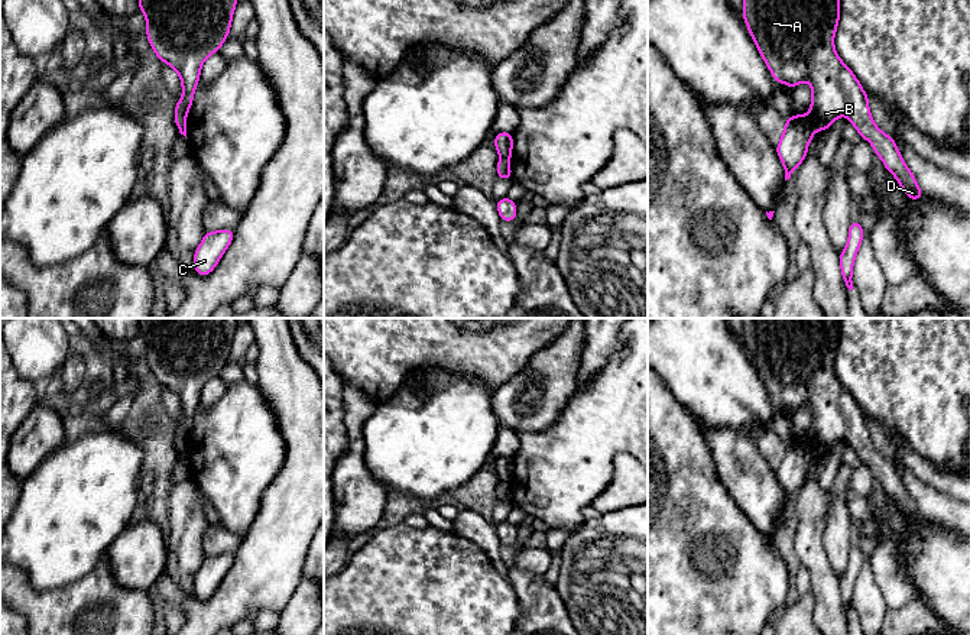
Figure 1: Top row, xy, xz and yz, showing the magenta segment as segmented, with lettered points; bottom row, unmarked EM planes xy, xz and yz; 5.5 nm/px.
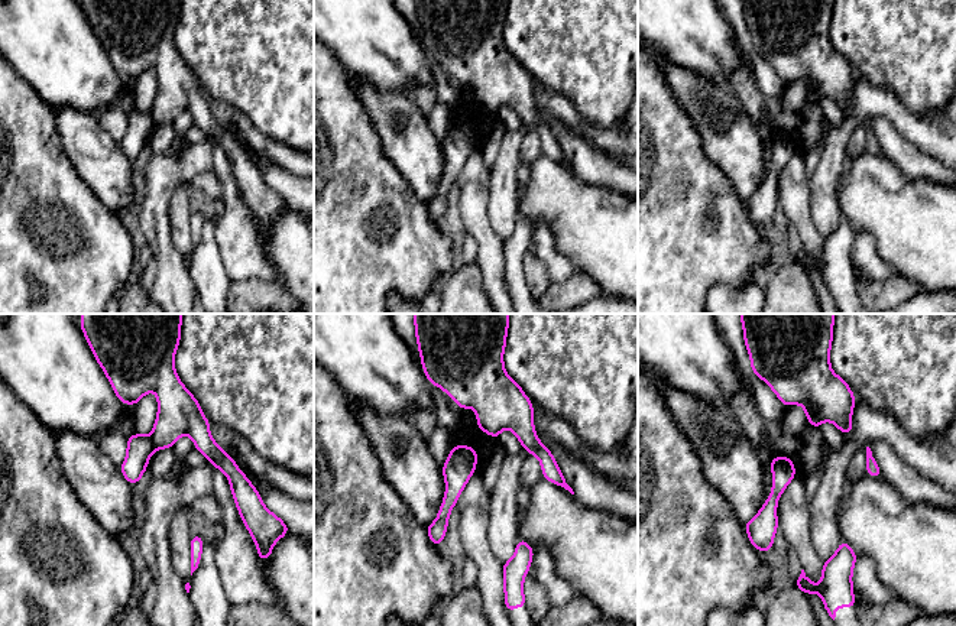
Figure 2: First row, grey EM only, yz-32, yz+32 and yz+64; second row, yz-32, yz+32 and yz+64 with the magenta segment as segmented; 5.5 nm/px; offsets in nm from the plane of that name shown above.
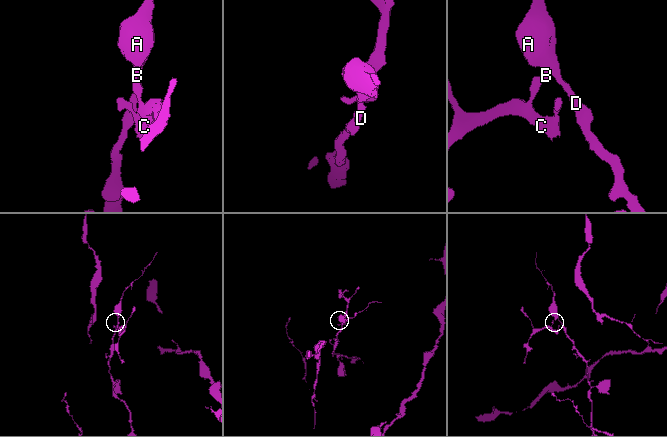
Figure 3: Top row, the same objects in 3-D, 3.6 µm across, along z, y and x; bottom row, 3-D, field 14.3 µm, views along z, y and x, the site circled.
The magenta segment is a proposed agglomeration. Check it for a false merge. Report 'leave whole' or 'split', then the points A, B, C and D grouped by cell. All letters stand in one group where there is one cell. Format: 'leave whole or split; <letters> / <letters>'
split; A B D / C

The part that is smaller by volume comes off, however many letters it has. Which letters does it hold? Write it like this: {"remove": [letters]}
{"remove": ["C"]}

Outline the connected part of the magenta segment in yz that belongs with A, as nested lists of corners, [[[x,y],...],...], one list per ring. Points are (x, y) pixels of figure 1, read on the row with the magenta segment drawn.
[[[743,0],[743,19],[775,82],[791,88],[802,81],[810,82],[812,98],[808,116],[815,132],[828,130],[840,116],[846,116],[860,137],[870,142],[875,153],[909,200],[915,201],[924,195],[892,136],[875,124],[869,97],[860,81],[836,52],[834,35],[840,20],[840,0]]]

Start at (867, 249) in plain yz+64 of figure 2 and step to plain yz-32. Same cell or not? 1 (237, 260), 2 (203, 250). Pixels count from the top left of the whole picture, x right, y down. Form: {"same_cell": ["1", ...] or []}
{"same_cell": ["1"]}

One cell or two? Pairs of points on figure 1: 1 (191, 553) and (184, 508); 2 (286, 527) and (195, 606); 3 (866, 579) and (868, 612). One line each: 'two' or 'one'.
1: one
2: one
3: one

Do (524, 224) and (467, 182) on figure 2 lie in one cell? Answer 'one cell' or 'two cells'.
two cells

